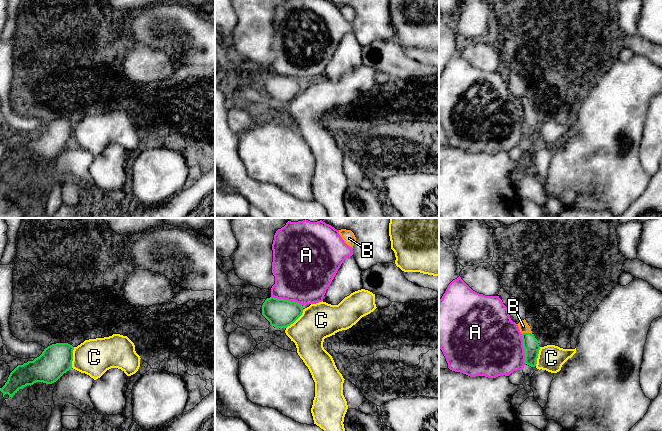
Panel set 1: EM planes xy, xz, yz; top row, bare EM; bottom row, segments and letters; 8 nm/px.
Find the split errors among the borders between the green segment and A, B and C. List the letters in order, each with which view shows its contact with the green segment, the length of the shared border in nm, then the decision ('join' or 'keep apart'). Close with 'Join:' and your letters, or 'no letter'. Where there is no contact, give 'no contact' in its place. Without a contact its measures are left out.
A: xz | 260 nm | keep apart
B: yz | 90 nm | join
C: xz | 220 nm | keep apart
Join: B

